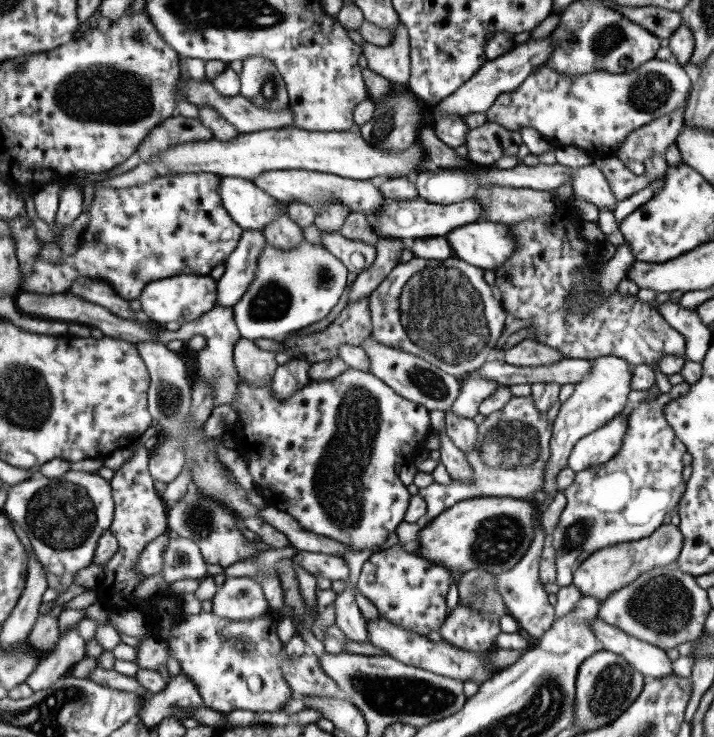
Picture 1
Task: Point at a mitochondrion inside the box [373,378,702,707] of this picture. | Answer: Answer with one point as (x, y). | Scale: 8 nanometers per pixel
(661, 604)

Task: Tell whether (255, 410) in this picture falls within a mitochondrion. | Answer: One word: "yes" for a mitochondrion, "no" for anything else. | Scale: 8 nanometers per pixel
no

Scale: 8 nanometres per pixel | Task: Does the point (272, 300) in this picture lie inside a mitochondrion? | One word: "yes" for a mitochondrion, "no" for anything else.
yes

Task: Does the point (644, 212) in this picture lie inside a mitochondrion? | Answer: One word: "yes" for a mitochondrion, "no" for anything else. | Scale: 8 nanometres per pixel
no

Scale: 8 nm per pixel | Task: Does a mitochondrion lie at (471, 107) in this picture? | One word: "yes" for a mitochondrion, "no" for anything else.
no

